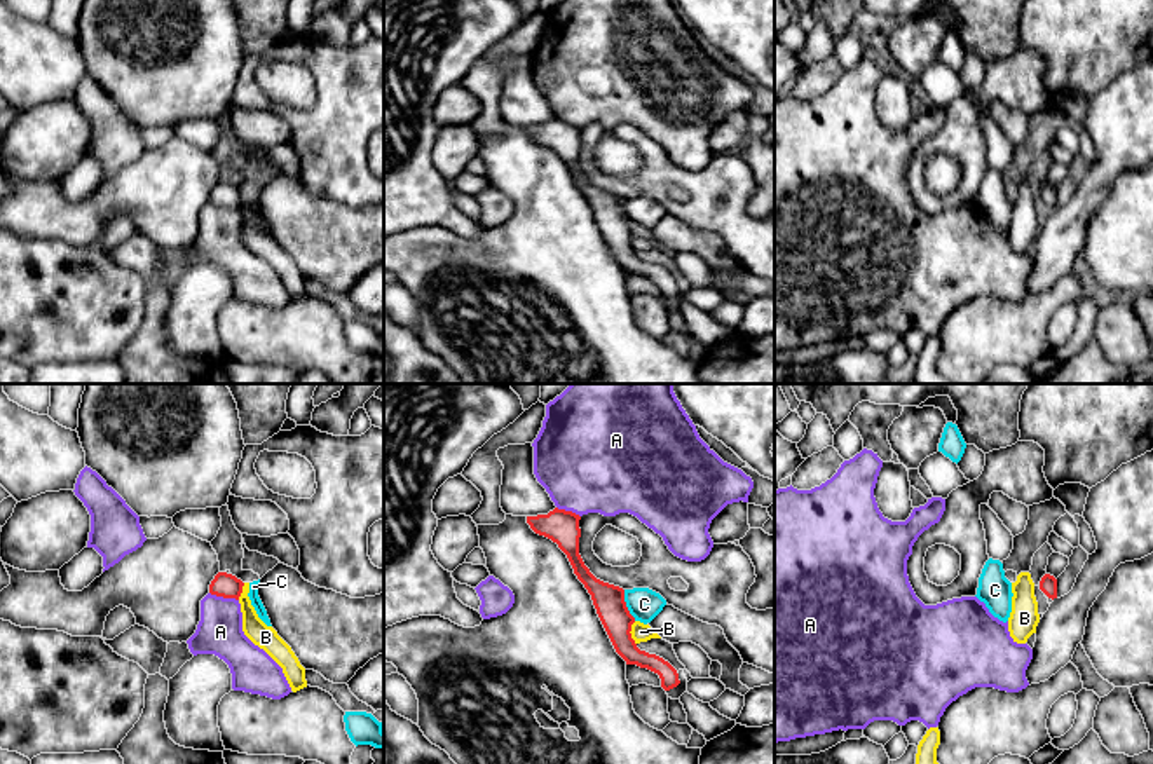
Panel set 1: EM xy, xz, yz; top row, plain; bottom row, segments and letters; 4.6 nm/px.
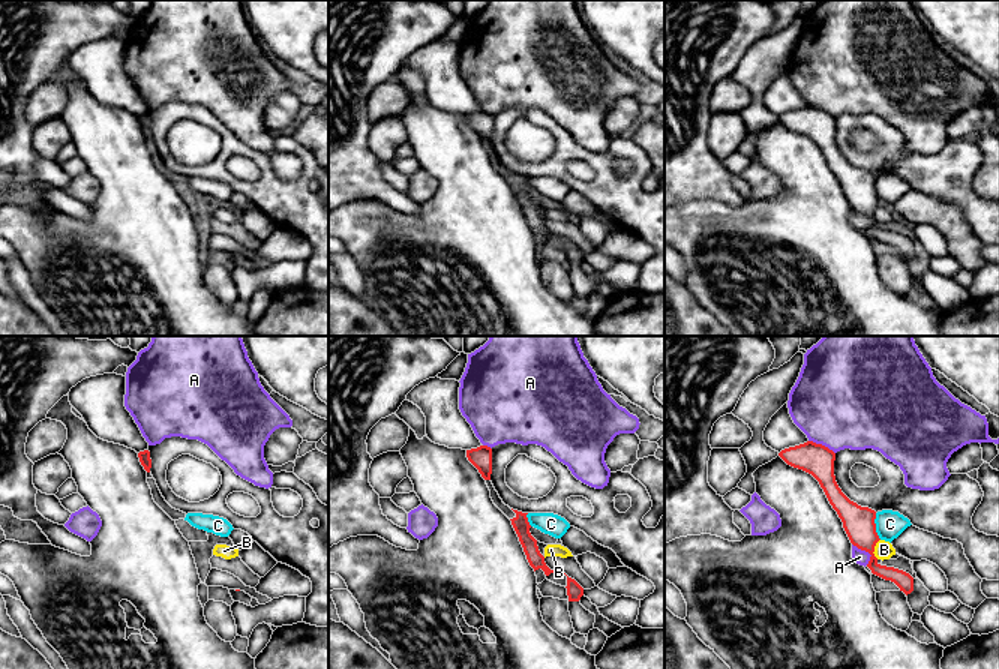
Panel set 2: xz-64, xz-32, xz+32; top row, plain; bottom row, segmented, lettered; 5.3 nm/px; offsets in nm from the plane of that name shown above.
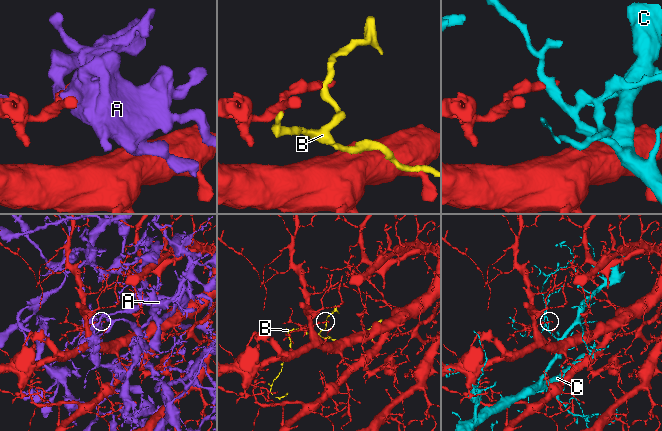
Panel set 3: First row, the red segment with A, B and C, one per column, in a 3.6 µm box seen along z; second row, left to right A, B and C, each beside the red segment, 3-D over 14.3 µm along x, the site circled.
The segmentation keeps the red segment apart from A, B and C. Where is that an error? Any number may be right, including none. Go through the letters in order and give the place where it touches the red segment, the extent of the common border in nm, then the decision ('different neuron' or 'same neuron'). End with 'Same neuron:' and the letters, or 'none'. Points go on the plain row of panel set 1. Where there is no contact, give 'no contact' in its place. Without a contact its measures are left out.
A: contact xy (224, 206); length 140 nm; different neuron
B: contact xz (630, 243); length 110 nm; different neuron
C: contact xz (625, 215); length 160 nm; different neuron
Same neuron: none

